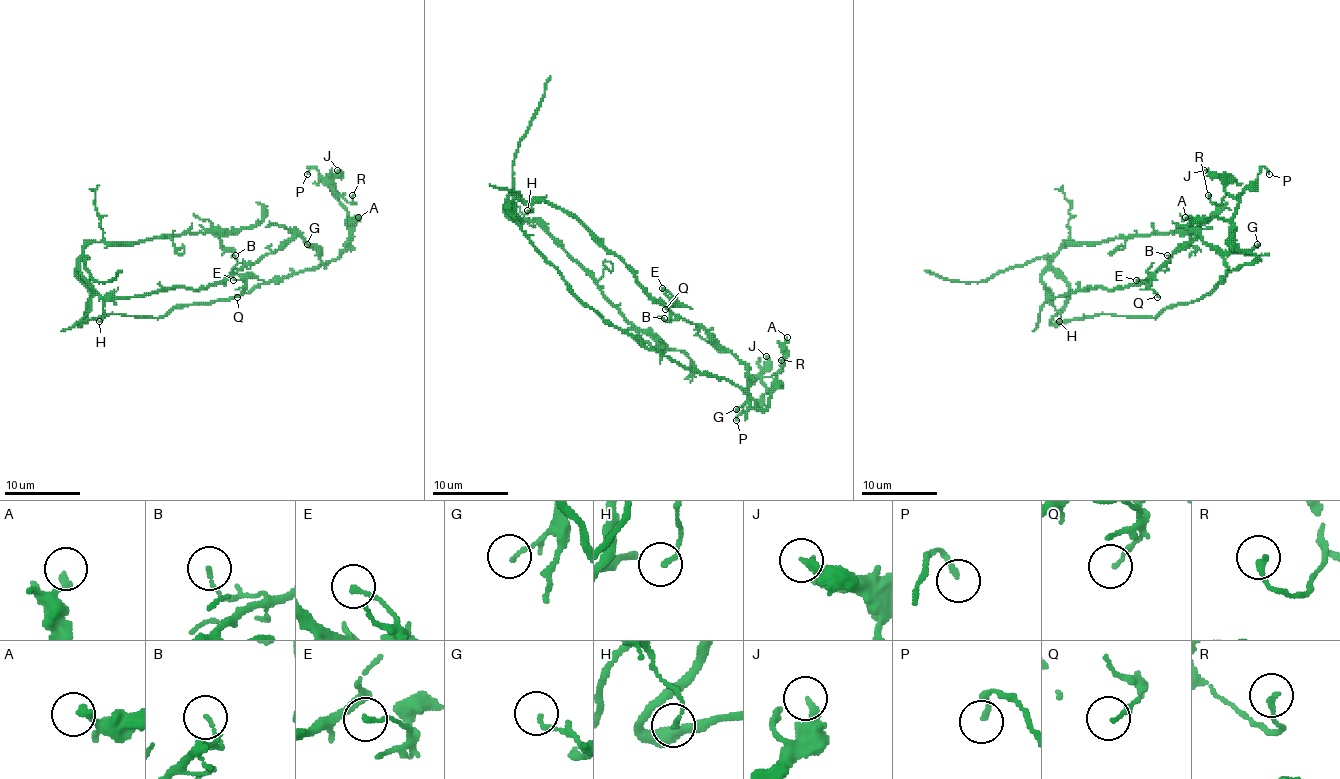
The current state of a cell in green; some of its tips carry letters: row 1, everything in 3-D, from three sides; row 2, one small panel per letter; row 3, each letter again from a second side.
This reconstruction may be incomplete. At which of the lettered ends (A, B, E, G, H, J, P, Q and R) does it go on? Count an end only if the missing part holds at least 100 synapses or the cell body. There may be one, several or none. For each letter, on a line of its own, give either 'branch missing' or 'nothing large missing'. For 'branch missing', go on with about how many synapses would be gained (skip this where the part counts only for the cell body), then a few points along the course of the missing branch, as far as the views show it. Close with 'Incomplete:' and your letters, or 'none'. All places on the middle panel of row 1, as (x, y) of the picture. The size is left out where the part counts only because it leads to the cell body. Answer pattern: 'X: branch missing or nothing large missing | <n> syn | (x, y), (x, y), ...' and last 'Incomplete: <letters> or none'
A: nothing large missing
B: nothing large missing
E: nothing large missing
G: nothing large missing
H: nothing large missing
J: nothing large missing
P: nothing large missing
Q: nothing large missing
R: nothing large missing
Incomplete: none

